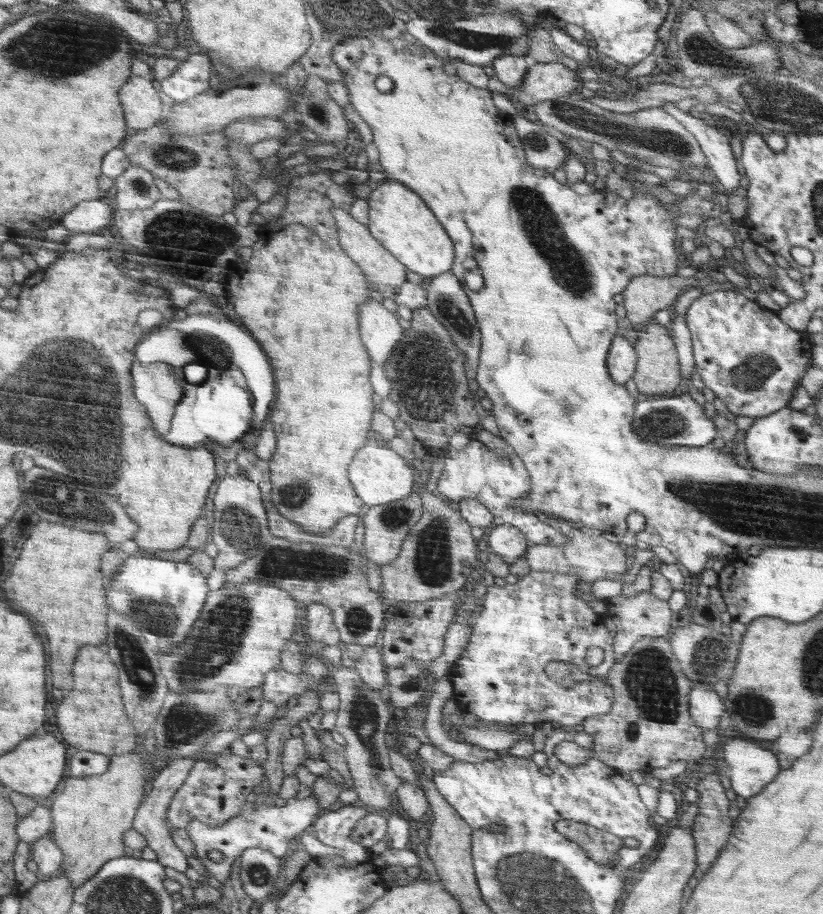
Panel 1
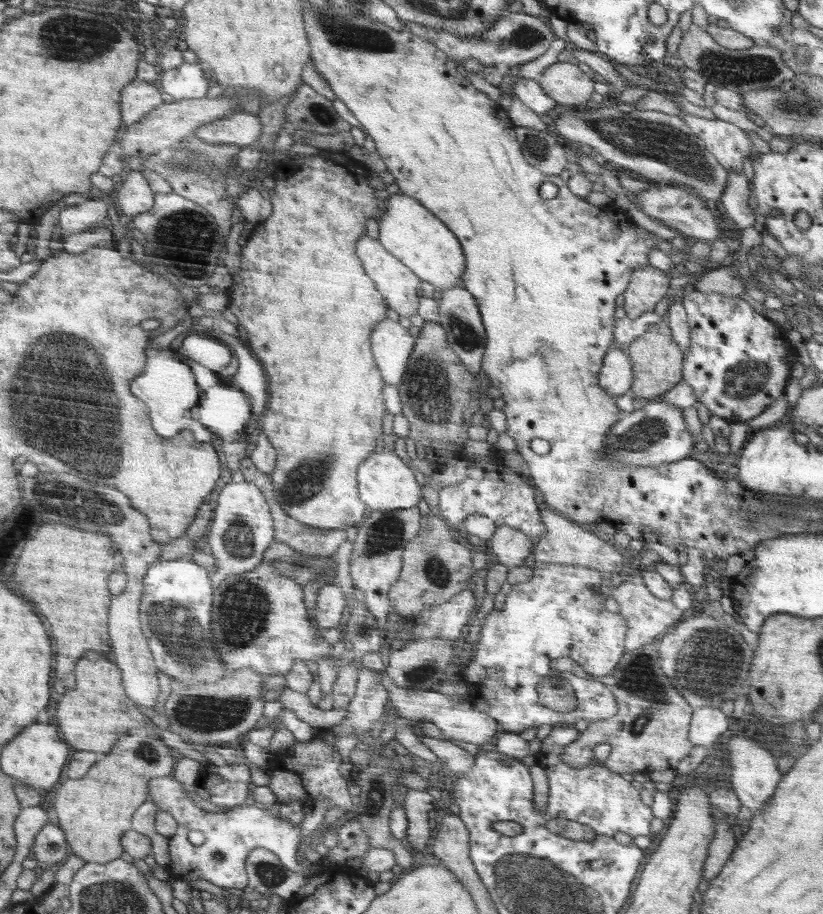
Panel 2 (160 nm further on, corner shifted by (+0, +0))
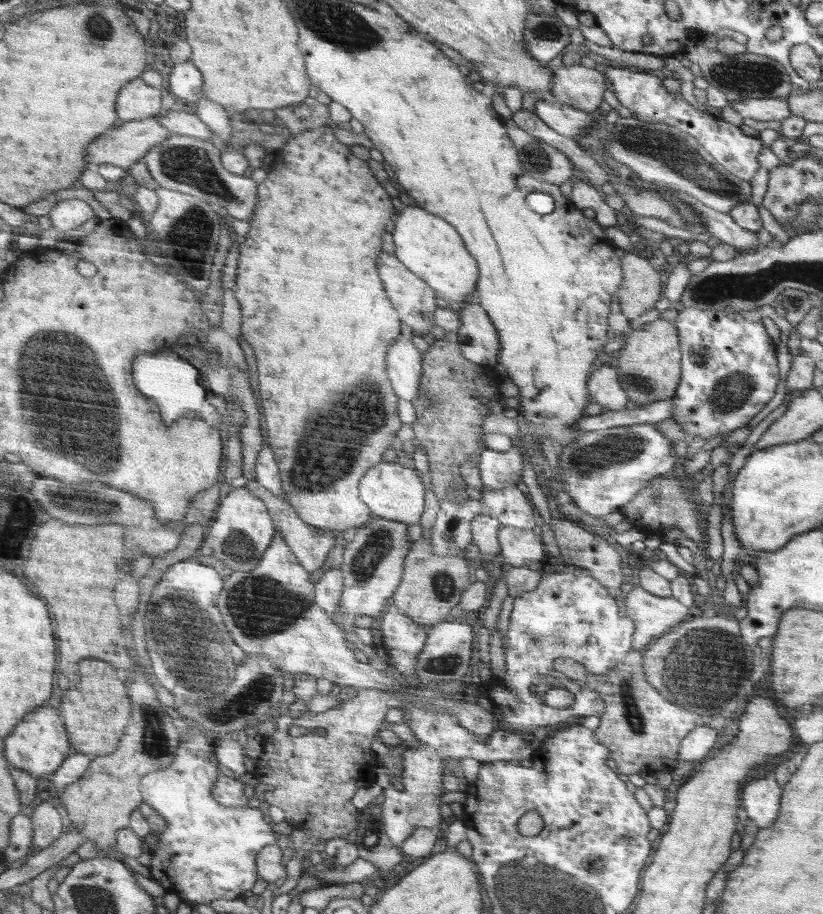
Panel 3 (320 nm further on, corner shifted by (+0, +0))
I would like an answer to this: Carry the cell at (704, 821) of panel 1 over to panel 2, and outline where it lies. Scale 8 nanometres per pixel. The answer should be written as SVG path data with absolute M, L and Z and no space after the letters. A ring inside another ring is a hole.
M716 819L715 839L711 843L710 852L704 865L704 880L706 882L714 880L720 874L724 862L728 860L728 856L734 850L737 841L731 827L733 824L733 819L727 819L727 821Z

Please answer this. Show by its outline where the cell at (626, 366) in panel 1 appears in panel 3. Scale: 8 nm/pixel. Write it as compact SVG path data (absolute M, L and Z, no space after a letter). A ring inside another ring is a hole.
M608 364L592 374L589 382L590 397L593 402L610 410L622 410L628 402L628 394L623 390L618 370Z

